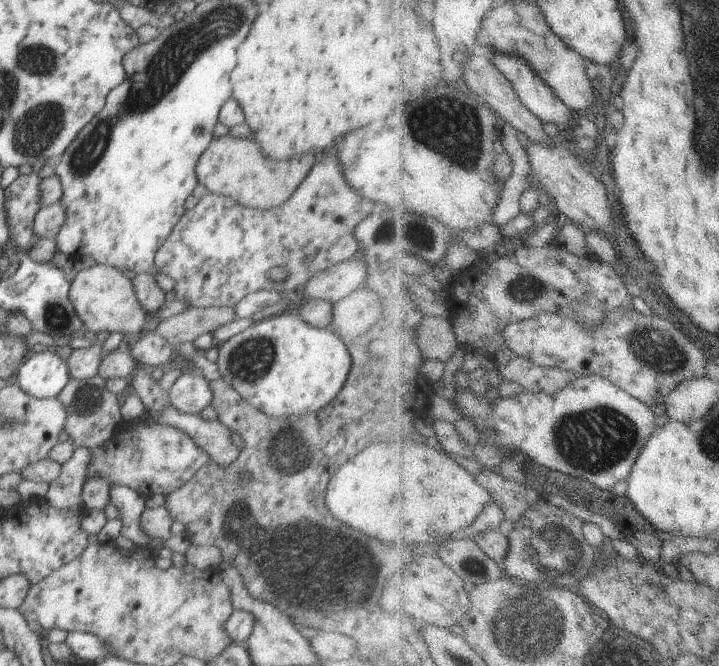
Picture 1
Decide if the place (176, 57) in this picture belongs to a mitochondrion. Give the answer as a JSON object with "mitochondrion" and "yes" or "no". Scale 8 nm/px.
{"mitochondrion":"yes"}

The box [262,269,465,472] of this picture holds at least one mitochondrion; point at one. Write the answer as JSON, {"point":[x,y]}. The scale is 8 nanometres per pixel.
{"point":[289,451]}

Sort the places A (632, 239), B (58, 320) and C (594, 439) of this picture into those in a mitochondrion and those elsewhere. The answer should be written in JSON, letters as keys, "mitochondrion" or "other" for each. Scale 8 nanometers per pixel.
{"A":"other","B":"mitochondrion","C":"mitochondrion"}

